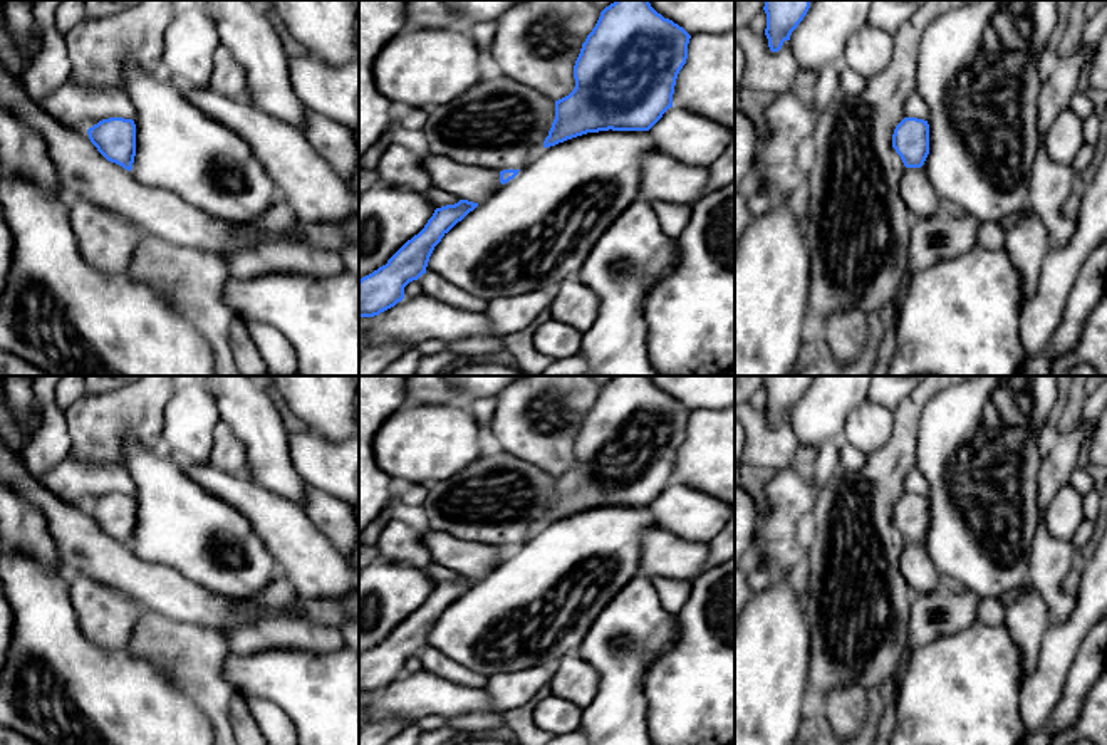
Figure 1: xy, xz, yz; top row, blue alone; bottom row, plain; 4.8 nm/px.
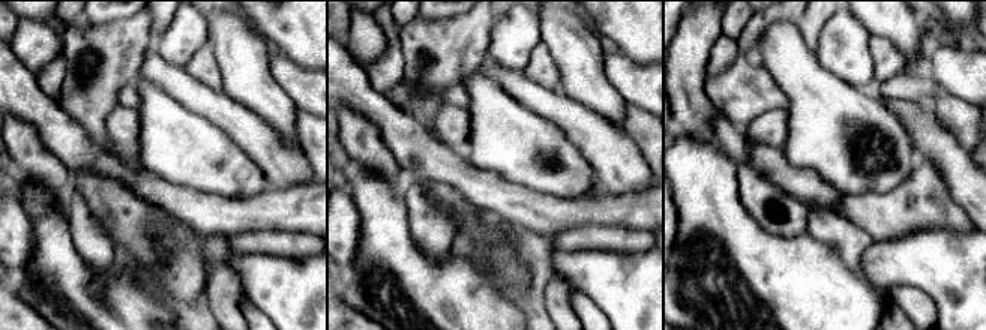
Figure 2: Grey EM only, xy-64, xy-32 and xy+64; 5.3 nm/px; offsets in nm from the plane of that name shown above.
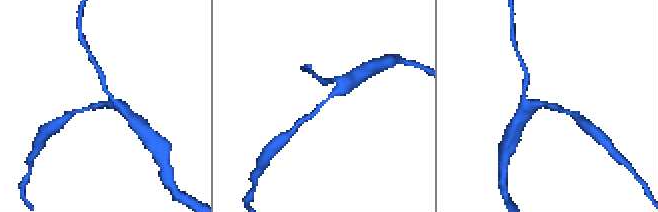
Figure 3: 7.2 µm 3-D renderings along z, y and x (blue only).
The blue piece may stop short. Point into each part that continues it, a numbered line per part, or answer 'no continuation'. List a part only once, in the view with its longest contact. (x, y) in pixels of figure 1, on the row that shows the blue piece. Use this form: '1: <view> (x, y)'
no continuation

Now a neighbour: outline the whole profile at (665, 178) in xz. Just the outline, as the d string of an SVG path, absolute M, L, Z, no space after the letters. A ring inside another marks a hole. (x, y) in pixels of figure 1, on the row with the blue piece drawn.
M659 151L642 158L639 193L646 201L688 205L701 196L706 185L706 166L689 166Z

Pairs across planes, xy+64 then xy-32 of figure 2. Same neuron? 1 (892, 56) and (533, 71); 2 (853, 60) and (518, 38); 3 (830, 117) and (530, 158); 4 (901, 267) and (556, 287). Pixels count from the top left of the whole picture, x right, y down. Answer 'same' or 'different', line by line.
1: same
2: same
3: same
4: different

